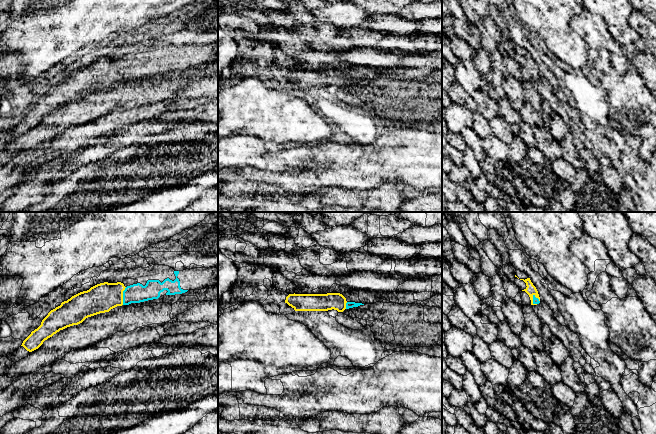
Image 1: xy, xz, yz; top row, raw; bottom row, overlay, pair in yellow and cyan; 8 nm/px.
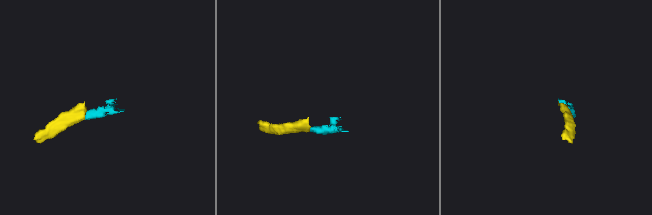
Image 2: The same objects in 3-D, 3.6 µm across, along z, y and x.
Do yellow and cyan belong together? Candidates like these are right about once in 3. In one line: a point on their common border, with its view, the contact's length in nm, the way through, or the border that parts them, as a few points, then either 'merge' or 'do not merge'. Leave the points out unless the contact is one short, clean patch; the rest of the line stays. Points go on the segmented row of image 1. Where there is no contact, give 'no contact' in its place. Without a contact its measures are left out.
xy (122, 296) | 150 nm | merge

